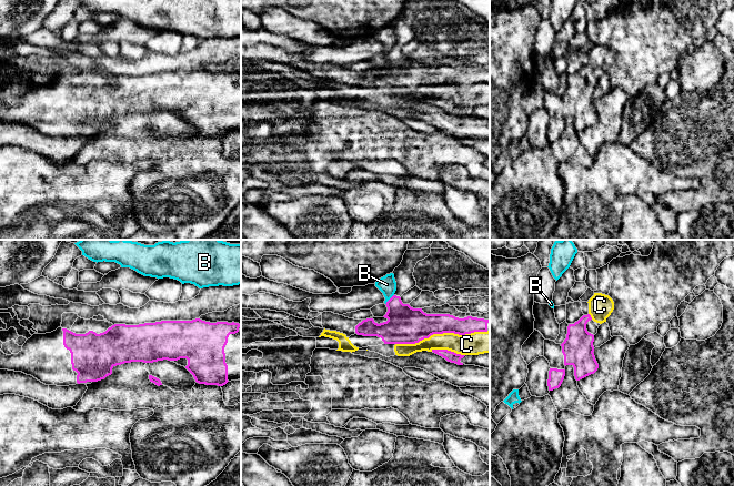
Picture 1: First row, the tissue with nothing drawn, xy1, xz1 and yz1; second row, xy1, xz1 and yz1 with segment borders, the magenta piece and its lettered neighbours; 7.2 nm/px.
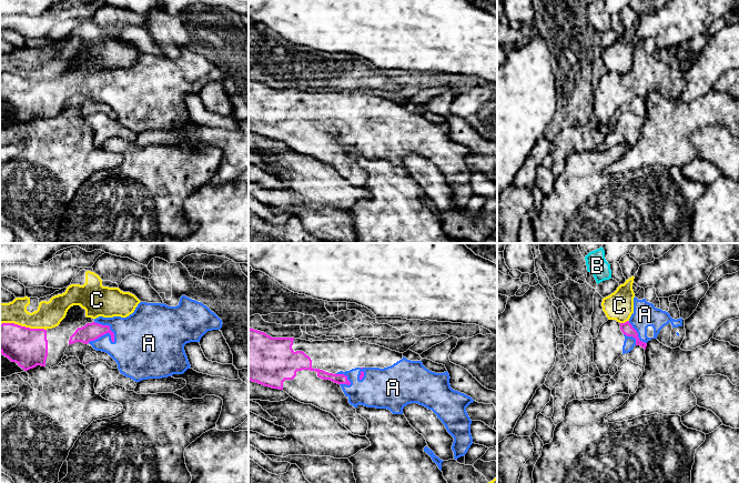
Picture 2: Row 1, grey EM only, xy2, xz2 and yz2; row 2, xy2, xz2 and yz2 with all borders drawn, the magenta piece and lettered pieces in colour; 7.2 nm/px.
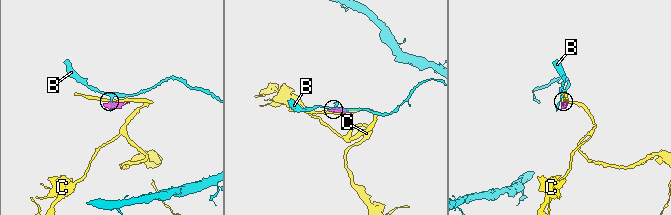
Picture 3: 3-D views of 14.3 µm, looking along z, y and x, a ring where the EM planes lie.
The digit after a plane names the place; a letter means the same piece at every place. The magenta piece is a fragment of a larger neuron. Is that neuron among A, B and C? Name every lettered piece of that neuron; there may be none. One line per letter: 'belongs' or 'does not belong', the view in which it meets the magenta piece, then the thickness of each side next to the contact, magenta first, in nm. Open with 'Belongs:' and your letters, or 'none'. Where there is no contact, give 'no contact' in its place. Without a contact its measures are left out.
Belongs: A
A: belongs; contact in xy2; calibres 130 and 360 nm
B: does not belong; contact in xz1; calibres 280 and 130 nm
C: does not belong; contact in xz1; calibres 260 and 160 nm

